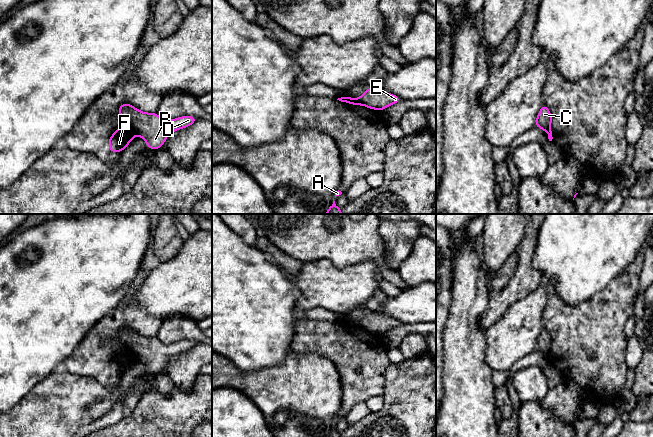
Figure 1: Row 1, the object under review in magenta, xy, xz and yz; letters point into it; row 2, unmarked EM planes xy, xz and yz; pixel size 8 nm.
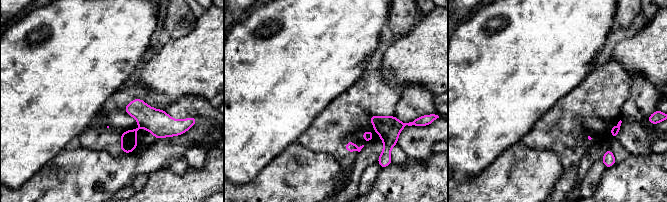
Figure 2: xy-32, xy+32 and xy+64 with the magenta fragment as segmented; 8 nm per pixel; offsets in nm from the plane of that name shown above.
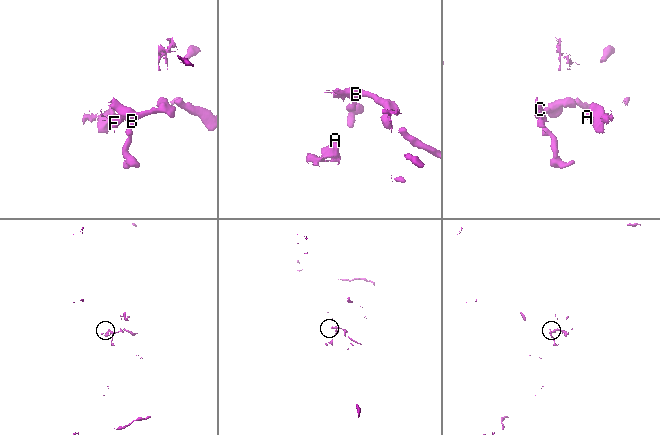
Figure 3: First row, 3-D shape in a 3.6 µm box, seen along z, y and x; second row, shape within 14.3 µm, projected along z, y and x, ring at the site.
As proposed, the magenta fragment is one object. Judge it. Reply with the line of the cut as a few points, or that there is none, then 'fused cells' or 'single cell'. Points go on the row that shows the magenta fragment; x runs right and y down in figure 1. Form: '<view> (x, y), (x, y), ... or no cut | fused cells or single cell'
xy (130, 125), (137, 133) | fused cells

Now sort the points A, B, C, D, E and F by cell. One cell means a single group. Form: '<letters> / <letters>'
A F / B C D E

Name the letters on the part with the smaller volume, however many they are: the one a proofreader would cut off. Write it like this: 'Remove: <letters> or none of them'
Remove: B, C, D, E

